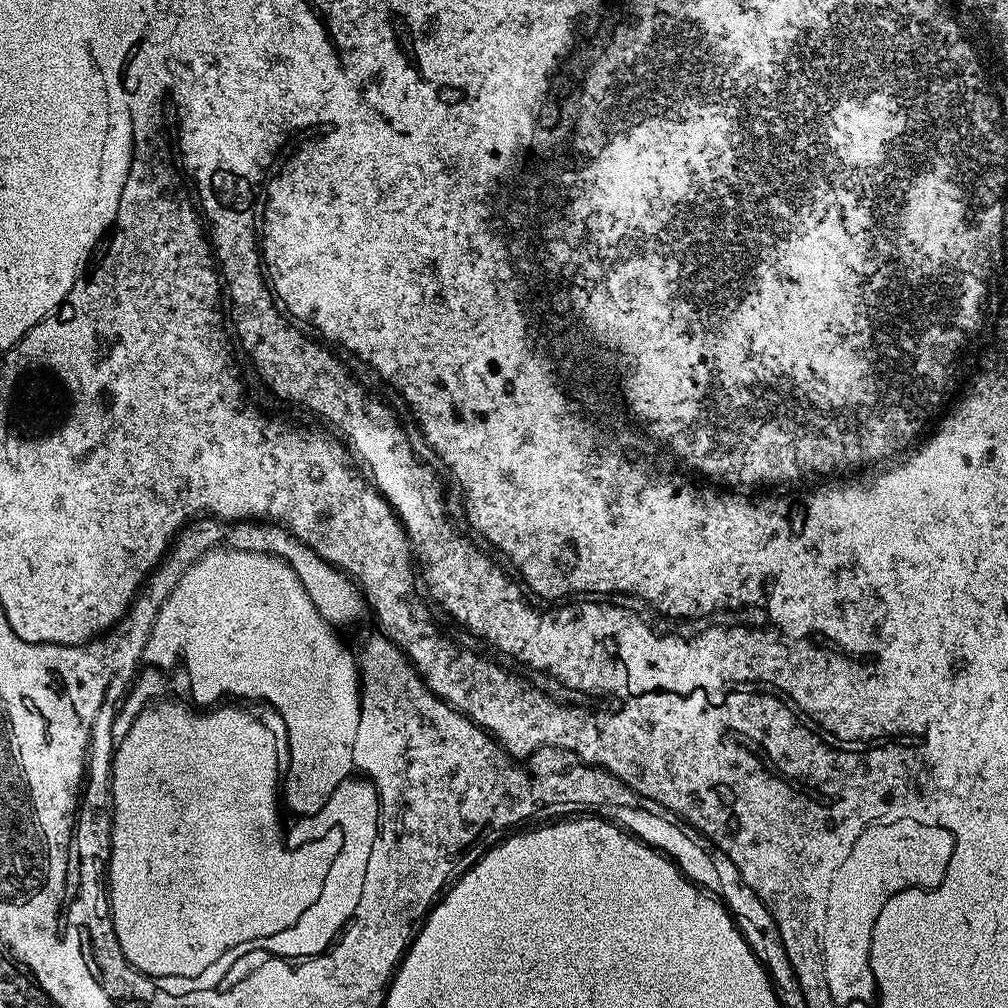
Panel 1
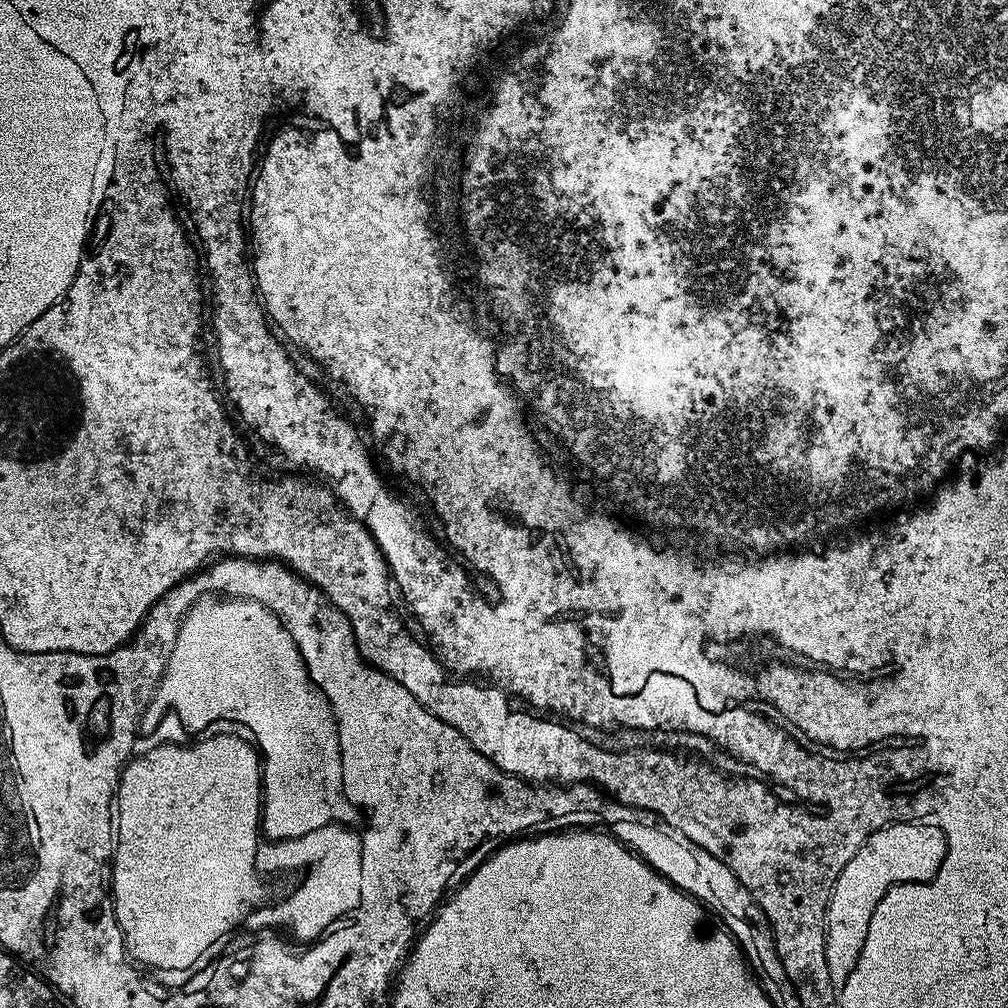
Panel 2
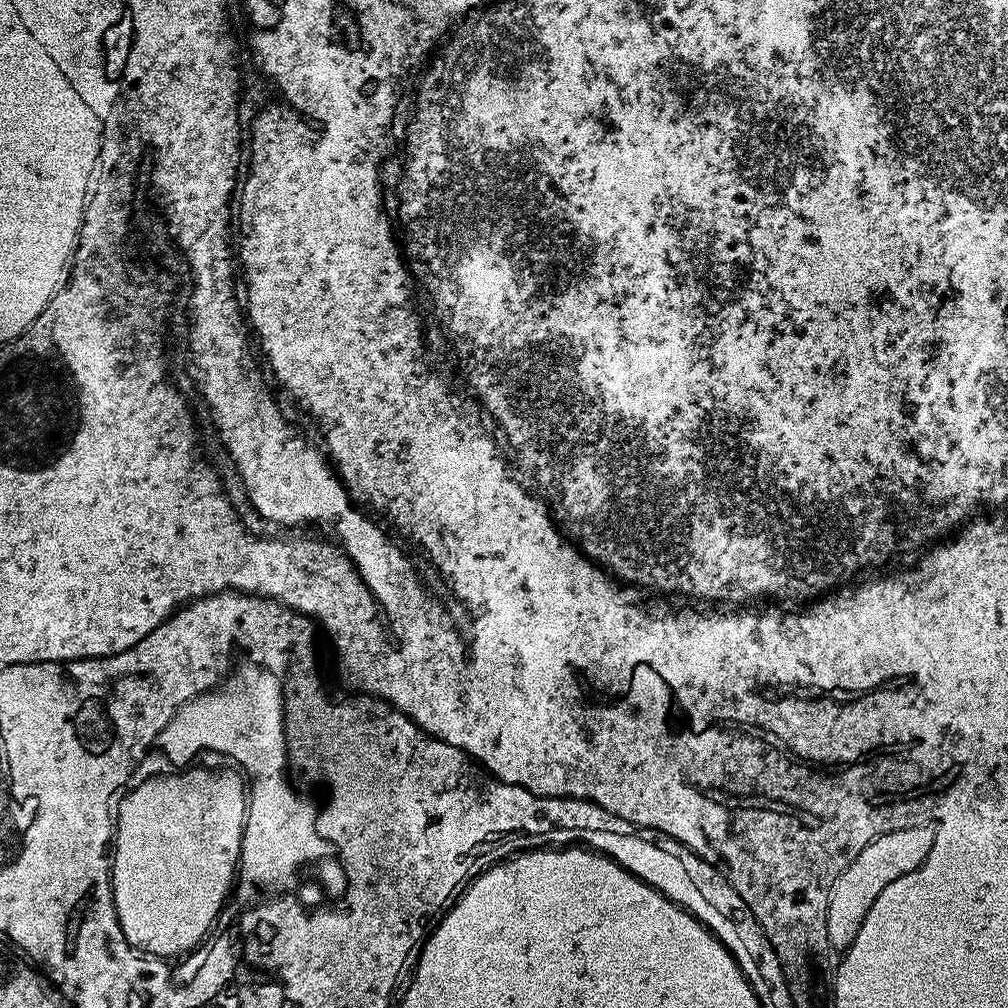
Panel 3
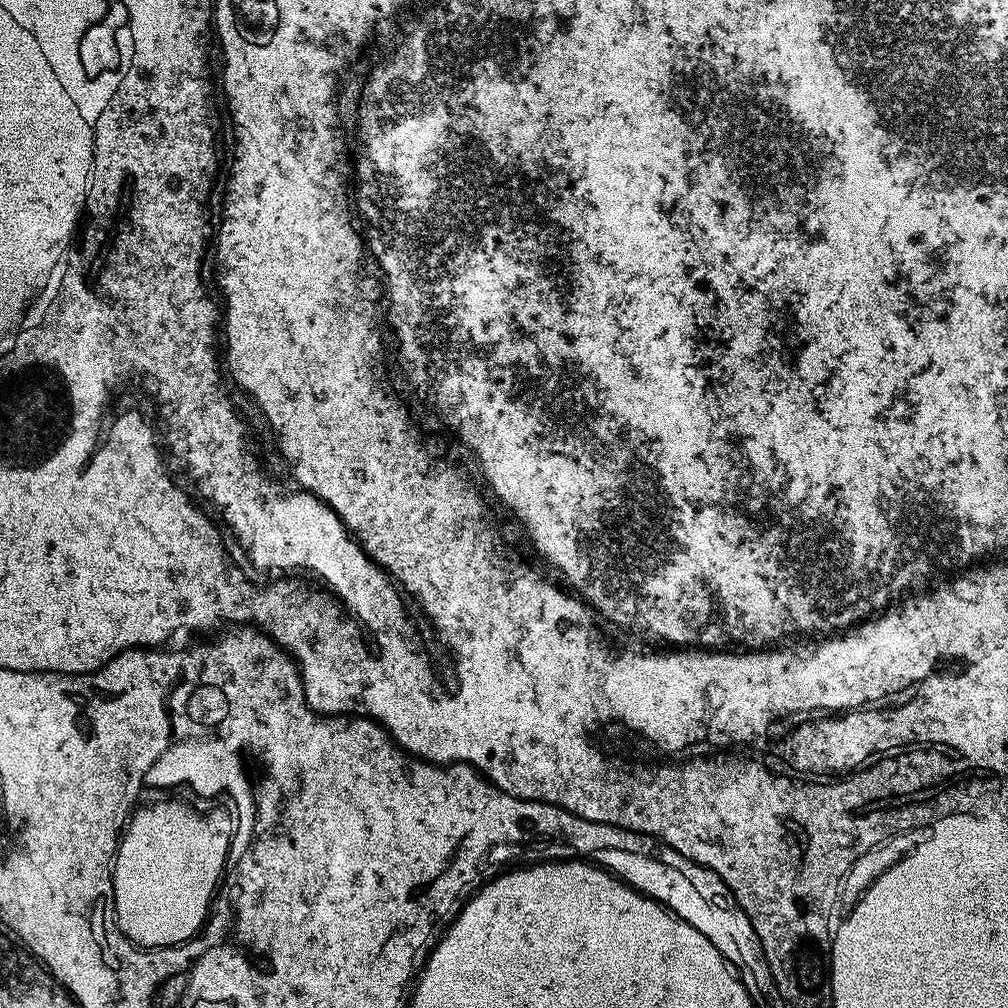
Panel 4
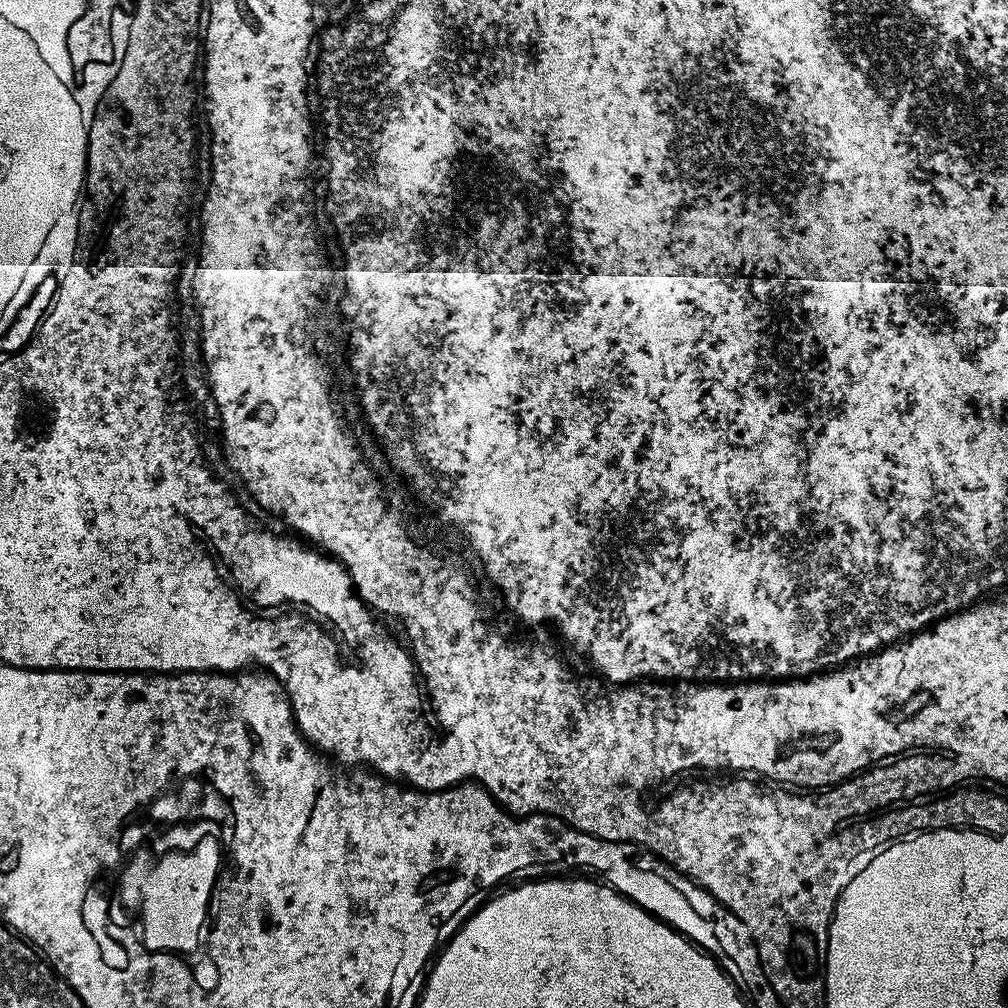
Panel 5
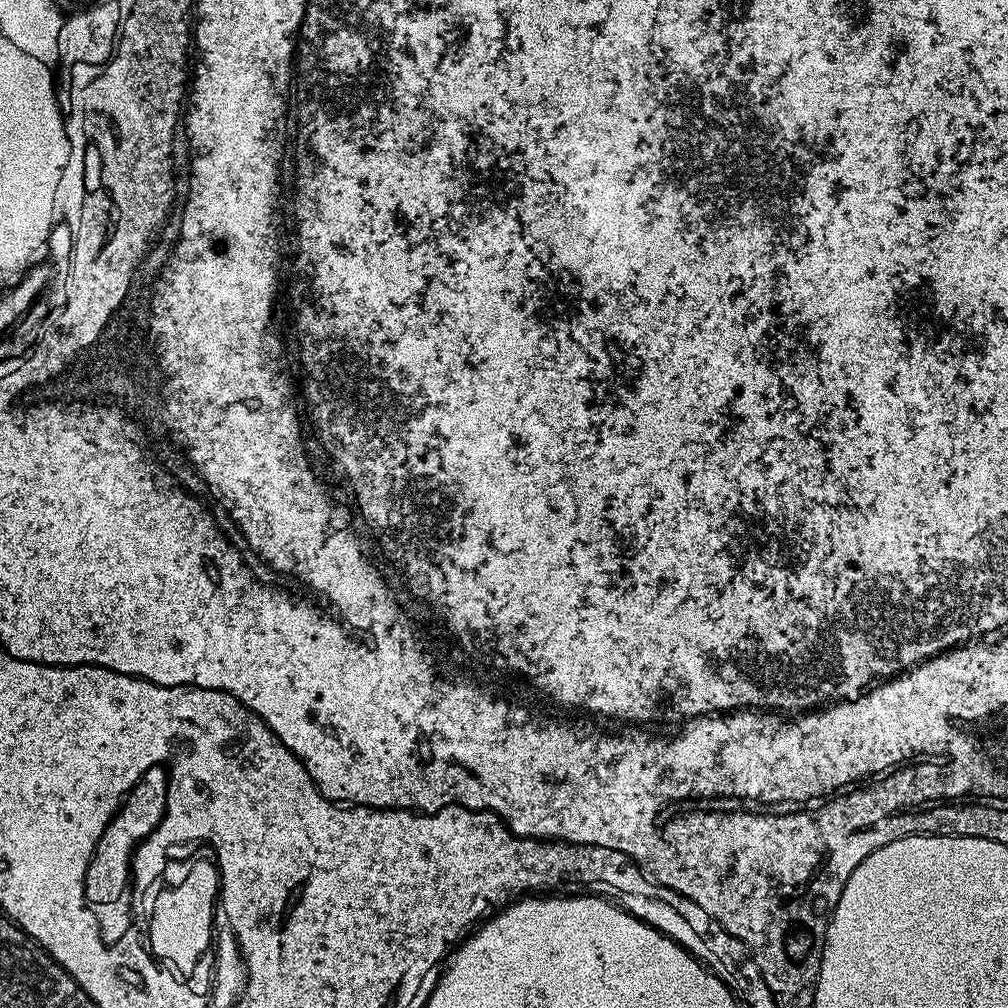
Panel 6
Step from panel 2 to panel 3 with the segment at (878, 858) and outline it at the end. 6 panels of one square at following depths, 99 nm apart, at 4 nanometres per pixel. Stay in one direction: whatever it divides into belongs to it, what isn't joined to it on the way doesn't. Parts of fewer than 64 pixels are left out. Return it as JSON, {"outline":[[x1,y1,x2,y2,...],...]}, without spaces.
{"outline":[[896,832,896,836,884,836,883,841,868,841,868,845,860,849,858,858,854,858,838,878,834,878,834,886,828,892,826,934,829,949,843,950,852,945,870,906,875,905,874,898,883,896,890,882,906,877,916,868,932,843,932,832]]}

